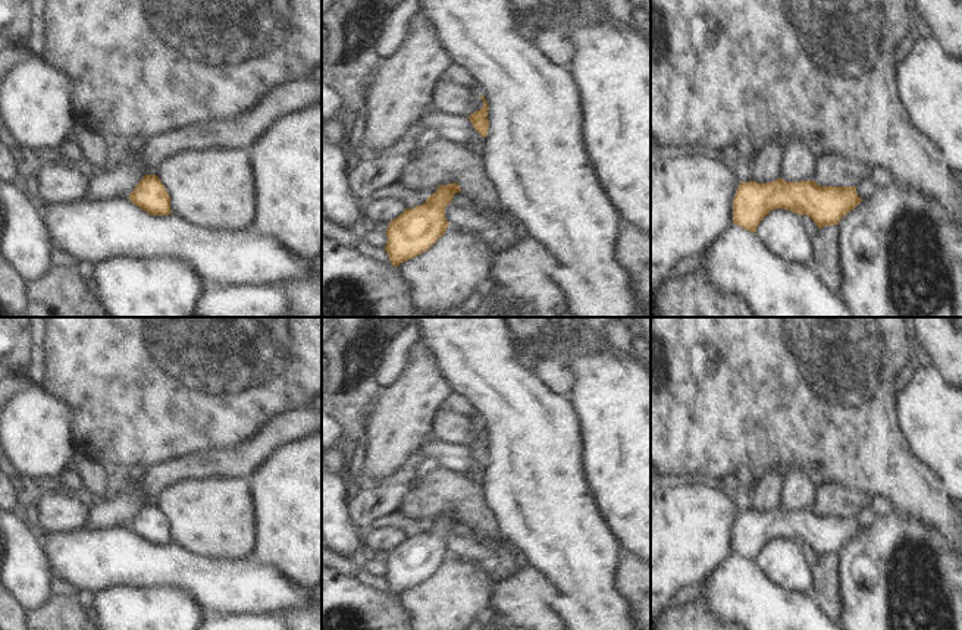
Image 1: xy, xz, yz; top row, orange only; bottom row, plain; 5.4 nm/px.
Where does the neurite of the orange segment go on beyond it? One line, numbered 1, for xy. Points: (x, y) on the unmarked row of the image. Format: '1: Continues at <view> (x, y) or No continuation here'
1: No continuation here.

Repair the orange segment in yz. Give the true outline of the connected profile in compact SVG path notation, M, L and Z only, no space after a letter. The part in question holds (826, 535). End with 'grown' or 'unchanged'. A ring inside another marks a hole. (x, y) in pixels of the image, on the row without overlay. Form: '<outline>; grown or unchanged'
M815 510L740 511L733 529L733 552L755 562L761 549L773 539L783 537L806 543L818 558L839 554L862 527L856 515L820 515Z; unchanged

